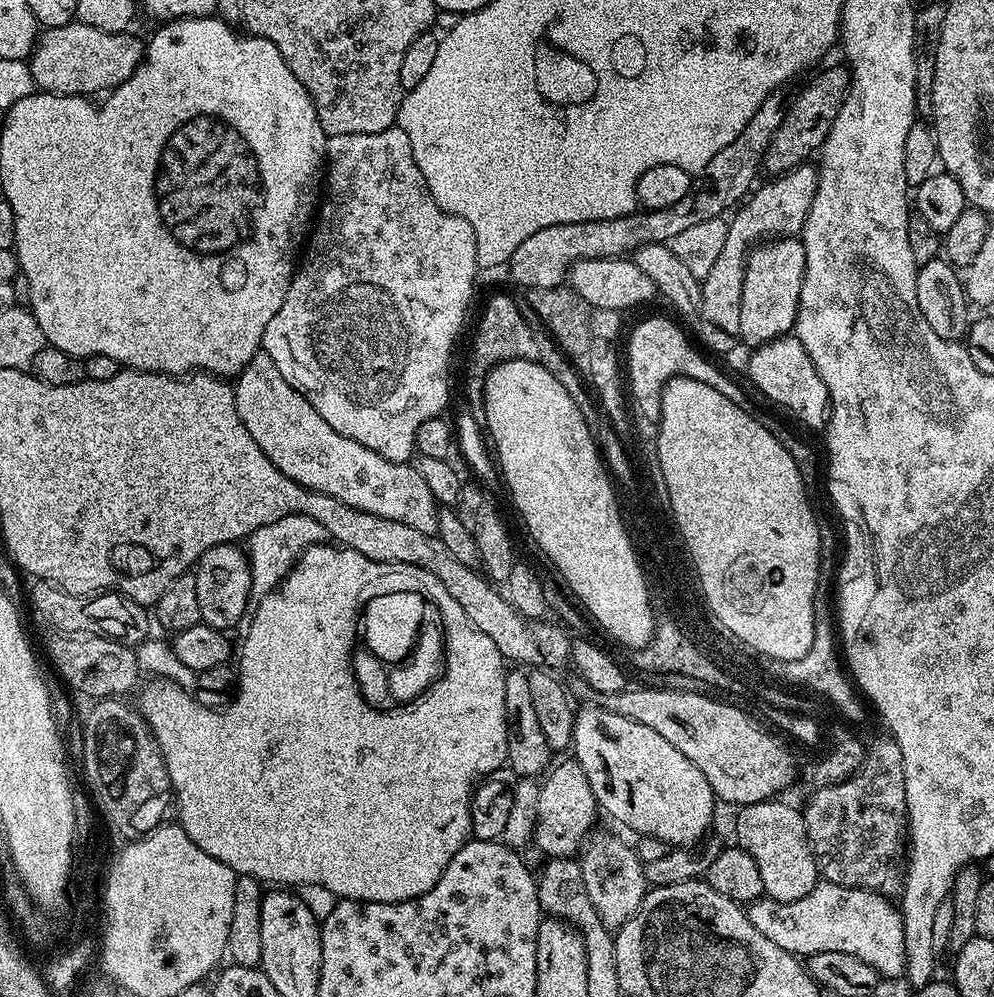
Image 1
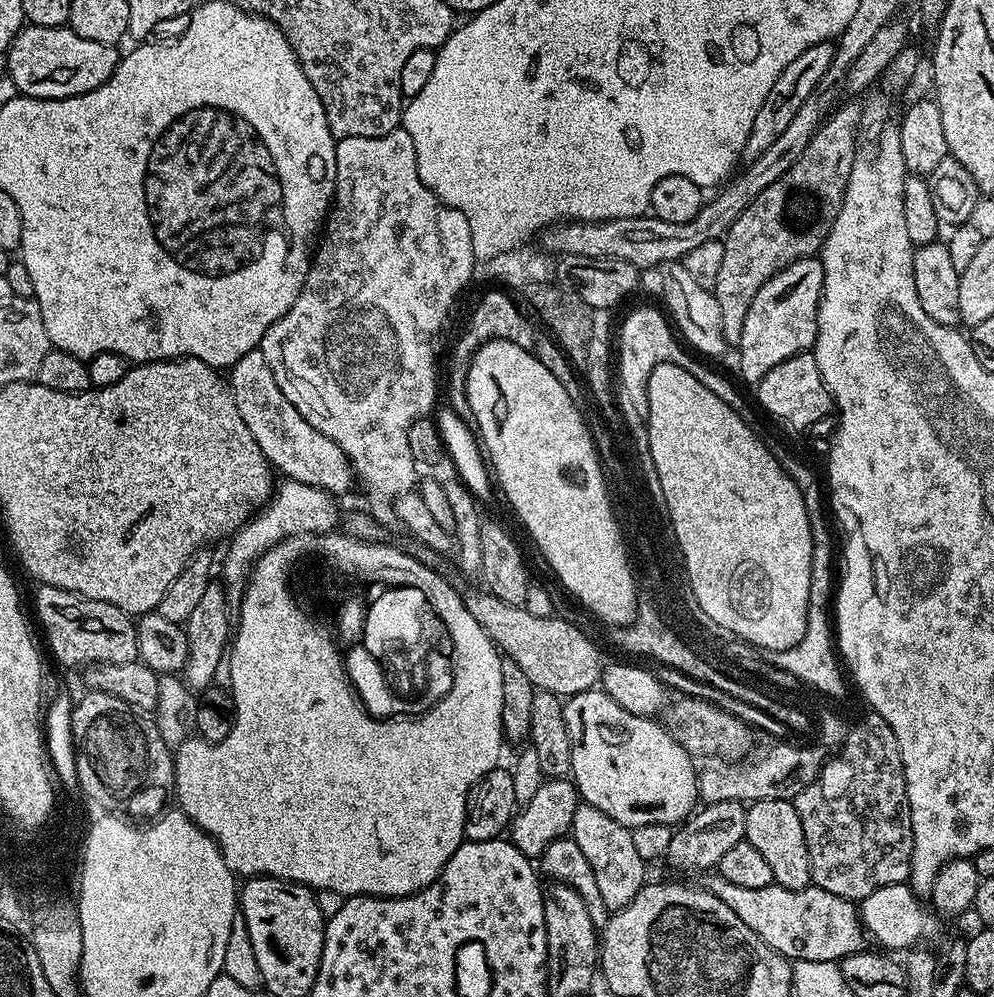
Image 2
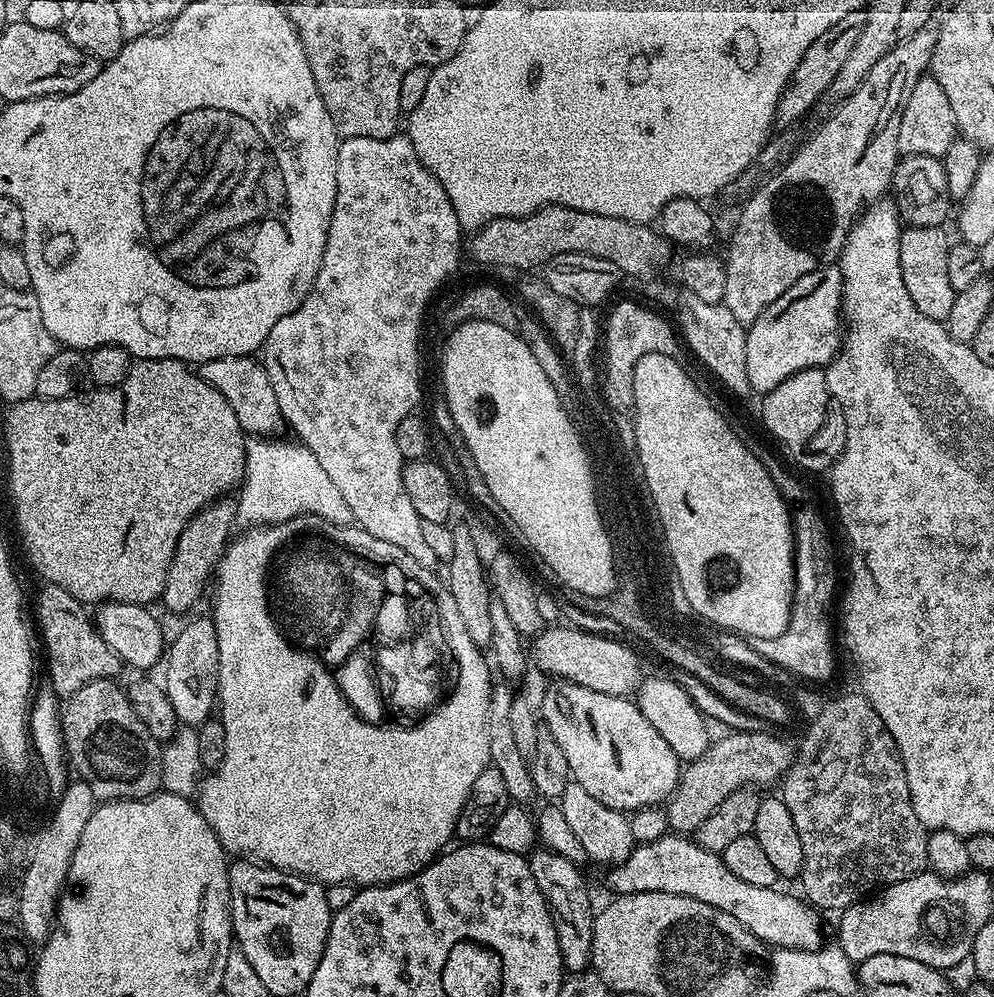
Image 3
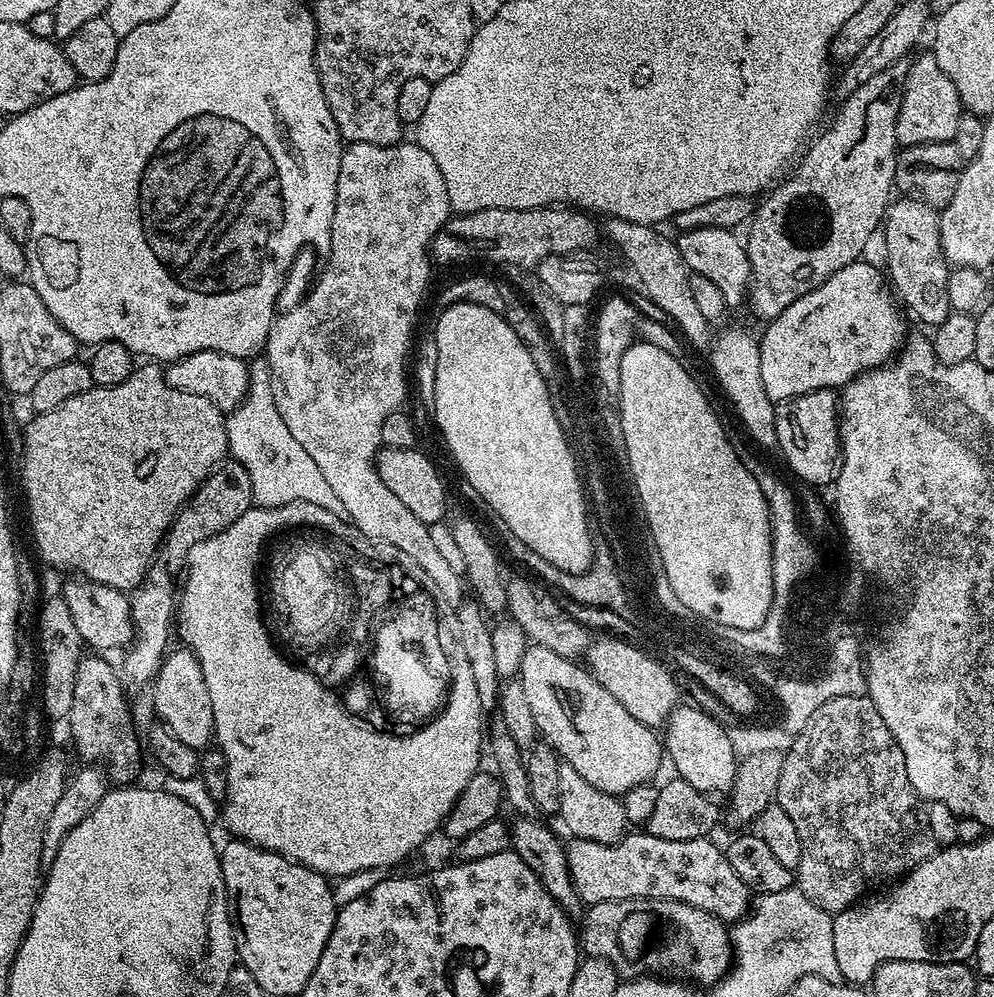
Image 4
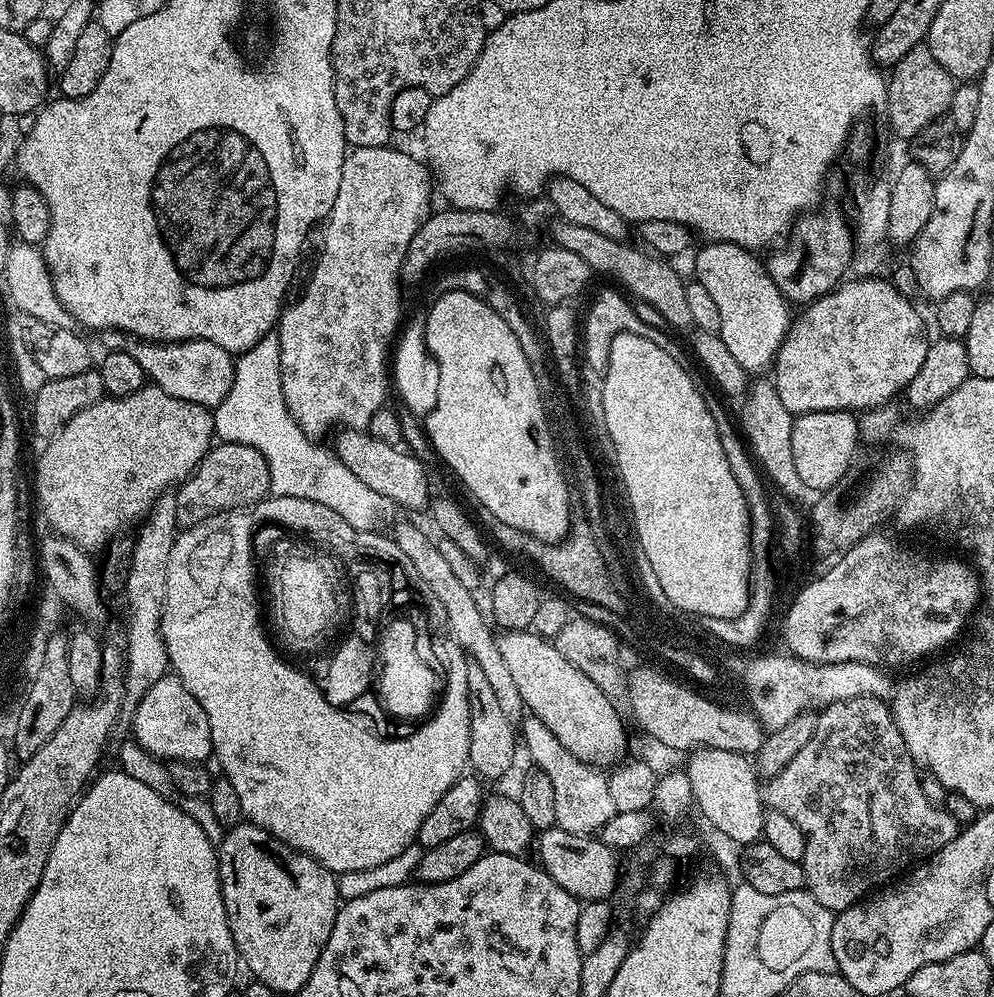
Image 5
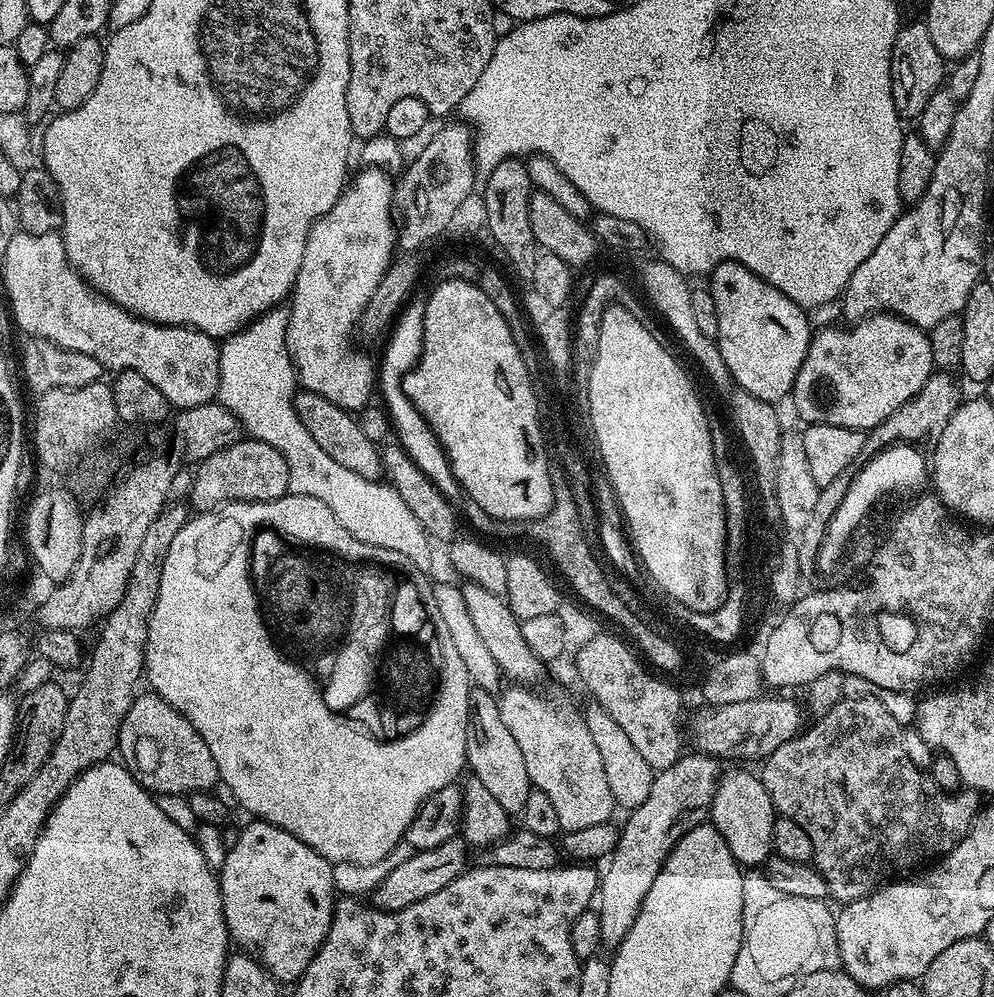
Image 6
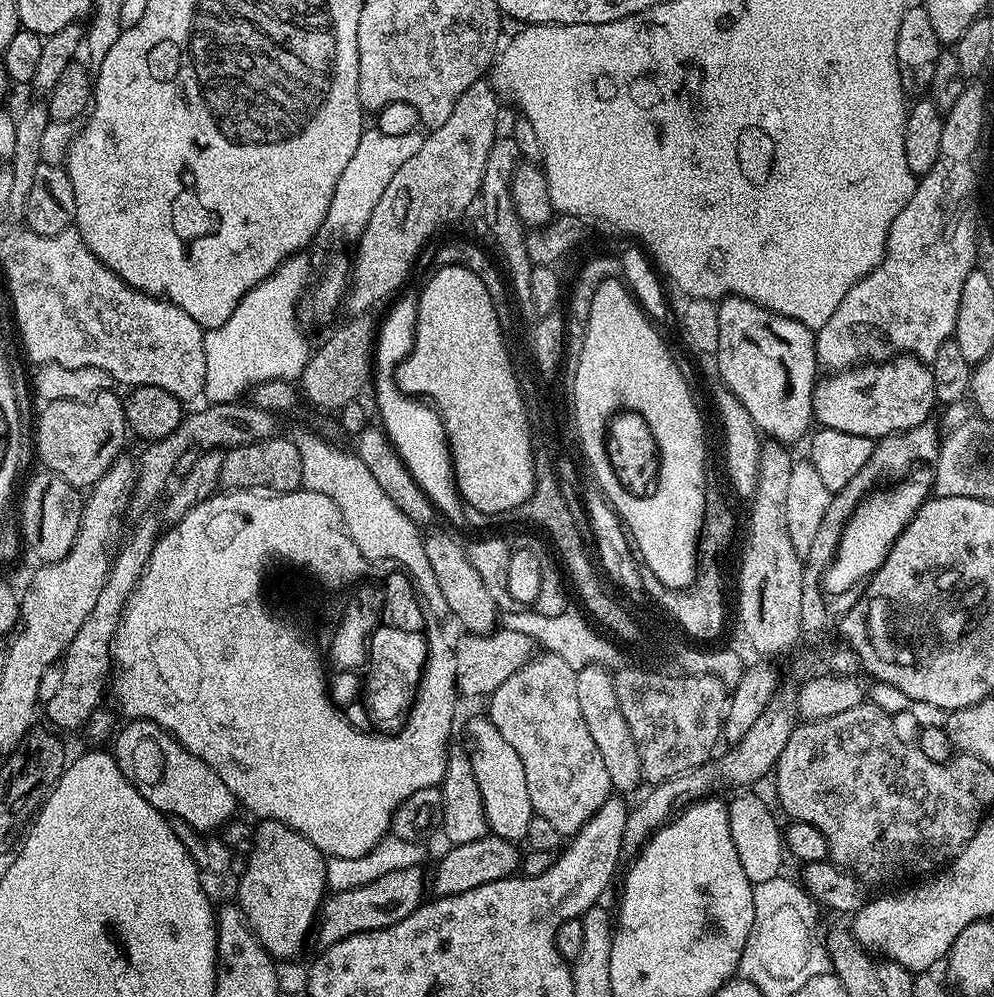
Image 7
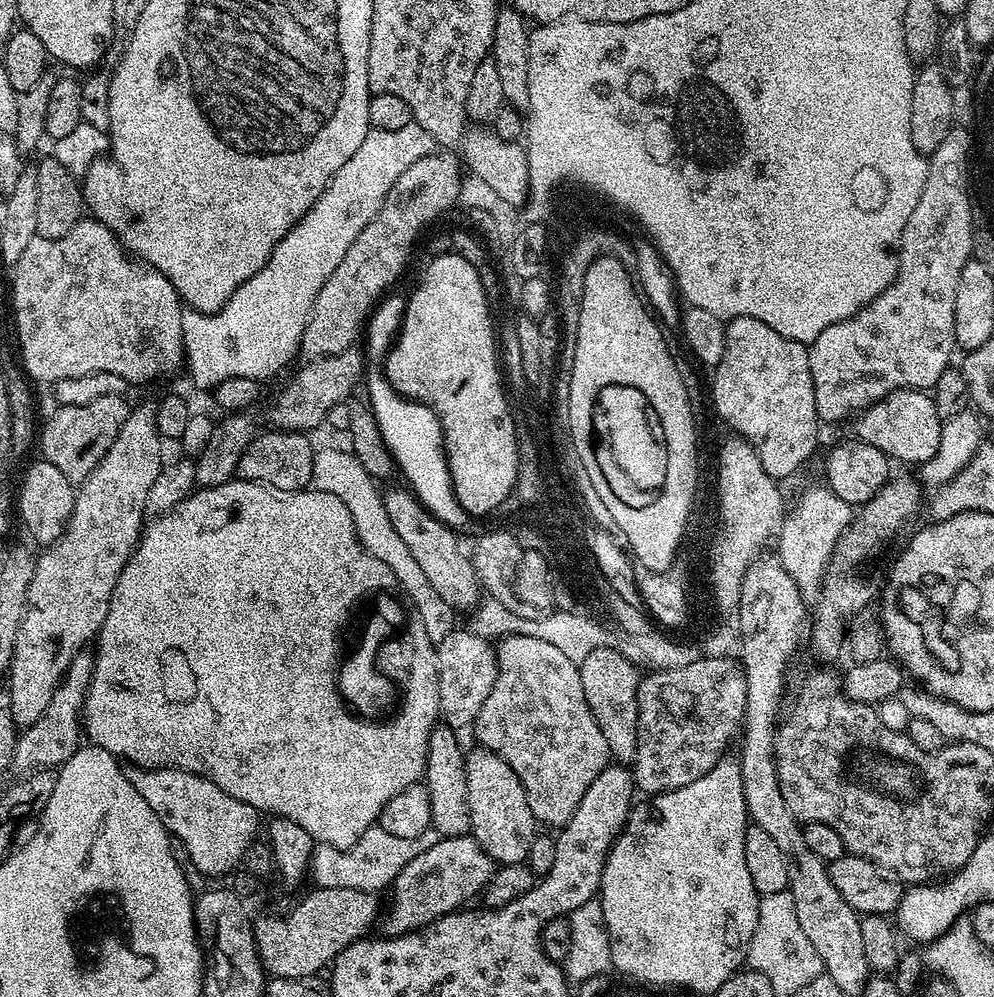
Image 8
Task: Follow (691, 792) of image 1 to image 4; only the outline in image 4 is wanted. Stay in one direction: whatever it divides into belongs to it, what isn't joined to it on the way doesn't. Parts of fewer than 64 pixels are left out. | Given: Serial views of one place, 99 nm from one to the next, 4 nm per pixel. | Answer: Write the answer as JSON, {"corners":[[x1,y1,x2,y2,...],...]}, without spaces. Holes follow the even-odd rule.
{"corners":[[529,647,522,658,519,680,526,690,526,702,530,705,530,711,534,713,536,731,553,750,559,753,563,763,574,766,590,786,598,786,606,794,620,798,625,792,629,792,634,786,642,786,653,779,652,775,660,768,660,756,662,760,662,740,653,729,647,728,610,690,606,690,594,679,587,667,580,668,575,659,567,660,554,650]]}

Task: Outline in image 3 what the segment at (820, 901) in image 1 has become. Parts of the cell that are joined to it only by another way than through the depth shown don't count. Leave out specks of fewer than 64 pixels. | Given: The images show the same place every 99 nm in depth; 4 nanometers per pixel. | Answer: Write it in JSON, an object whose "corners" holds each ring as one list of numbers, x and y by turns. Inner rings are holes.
{"corners":[[669,834,654,842,637,844,626,862,615,865,608,876,613,893,665,892,686,898,698,898,714,910,726,910,730,918,738,918,750,934,760,939,761,945,772,944,773,949,789,948,814,952,825,943,826,937,820,929,821,913,799,895,780,892,779,887,763,888,745,882,726,870,721,853,711,852,684,834]]}

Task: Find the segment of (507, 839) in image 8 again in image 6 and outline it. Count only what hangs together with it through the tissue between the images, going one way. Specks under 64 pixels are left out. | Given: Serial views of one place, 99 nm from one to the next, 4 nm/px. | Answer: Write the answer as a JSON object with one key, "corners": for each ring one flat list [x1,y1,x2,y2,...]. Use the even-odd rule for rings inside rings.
{"corners":[[473,687,468,694,468,725,466,726,466,754,464,755,467,767,470,769,471,775,478,778,478,782,482,782,482,786,486,786,486,790,490,790,490,795,498,802,498,806,502,806,502,810,506,810,509,814,520,814,526,806,526,798,534,789,530,778,526,774,526,761,522,758,522,750,518,746,518,742,514,742,514,737,510,735,510,729,502,723,500,717,500,701,493,693,482,690,478,687]]}

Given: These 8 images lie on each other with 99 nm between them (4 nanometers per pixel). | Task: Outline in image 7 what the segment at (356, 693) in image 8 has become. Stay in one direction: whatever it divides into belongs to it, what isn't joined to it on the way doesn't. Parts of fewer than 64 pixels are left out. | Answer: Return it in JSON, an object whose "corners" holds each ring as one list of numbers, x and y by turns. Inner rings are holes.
{"corners":[[380,624,369,637,368,668,363,675,360,700,373,727,381,735,395,735,403,728,423,680,428,656,427,635,423,631,403,631]]}

